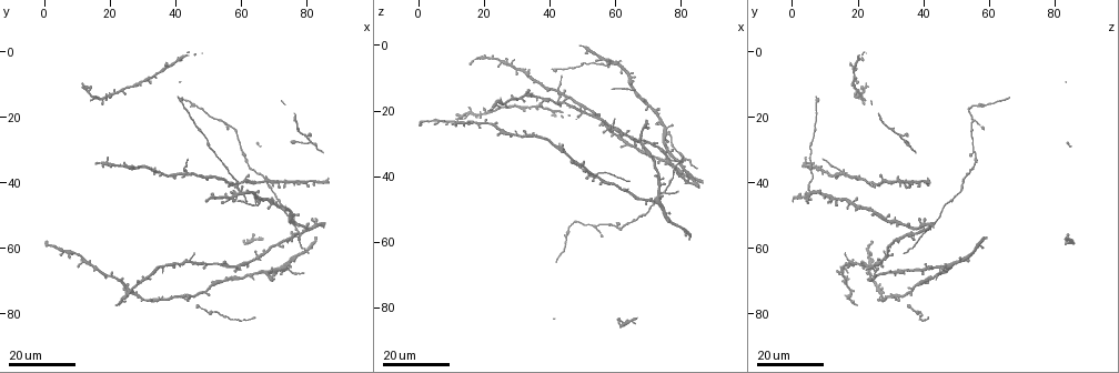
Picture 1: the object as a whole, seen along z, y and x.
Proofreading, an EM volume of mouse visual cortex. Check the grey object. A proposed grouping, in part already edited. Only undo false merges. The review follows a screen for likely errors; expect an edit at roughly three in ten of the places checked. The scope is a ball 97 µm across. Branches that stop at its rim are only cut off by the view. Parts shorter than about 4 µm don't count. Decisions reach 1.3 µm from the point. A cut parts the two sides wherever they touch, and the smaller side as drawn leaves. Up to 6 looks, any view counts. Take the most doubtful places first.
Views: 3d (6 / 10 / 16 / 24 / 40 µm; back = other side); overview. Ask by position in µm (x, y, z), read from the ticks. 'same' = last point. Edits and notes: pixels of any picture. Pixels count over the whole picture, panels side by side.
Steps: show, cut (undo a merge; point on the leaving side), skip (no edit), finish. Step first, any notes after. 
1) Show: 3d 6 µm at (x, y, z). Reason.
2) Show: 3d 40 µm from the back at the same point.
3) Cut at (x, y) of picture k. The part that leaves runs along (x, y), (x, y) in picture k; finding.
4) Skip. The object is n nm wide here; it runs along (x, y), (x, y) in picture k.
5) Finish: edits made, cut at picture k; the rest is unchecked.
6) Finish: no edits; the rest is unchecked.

Show: 3d 16 µm at (78, 58, 38). Two arms in line, one across.

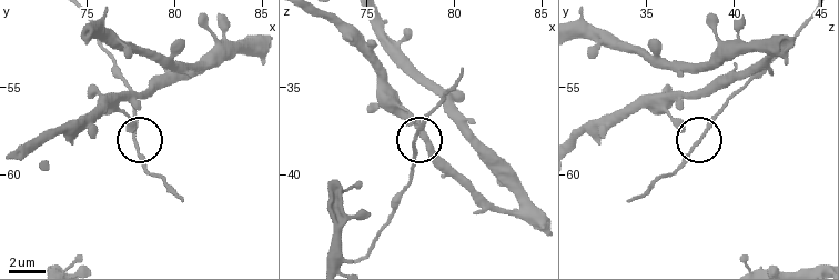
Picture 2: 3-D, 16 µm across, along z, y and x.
Show: 3d 6 µm at (77.8, 58.3, 37.9). Zoom in.

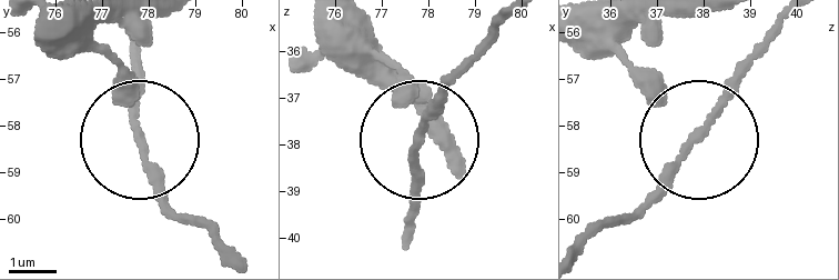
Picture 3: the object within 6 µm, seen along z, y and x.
Show: 3d 6 µm from the back at (77.85, 58.30, 37.75). From behind.

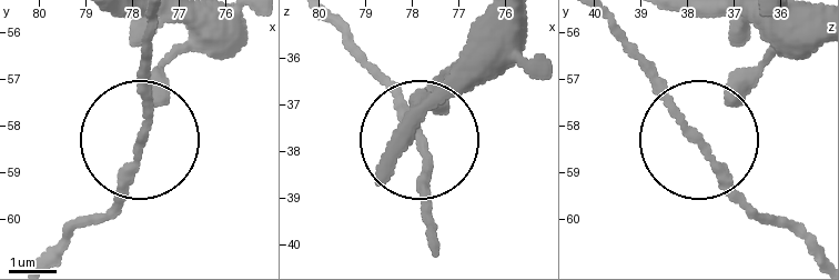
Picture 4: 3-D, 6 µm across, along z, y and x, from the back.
Skip. It runs along (177, 23), (184, 47), (132, 179), (97, 222) in picture 4; one neuron here.

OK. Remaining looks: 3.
Show: 3d 16 µm at (74, 65, 45). Small branch off a trunk.

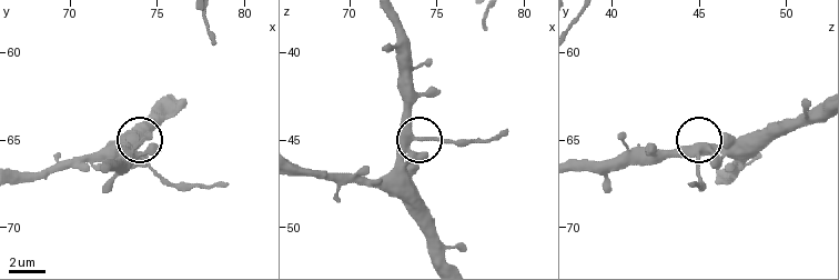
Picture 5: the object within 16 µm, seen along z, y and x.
Show: 3d 10 µm at (73.4, 65.5, 44.9).

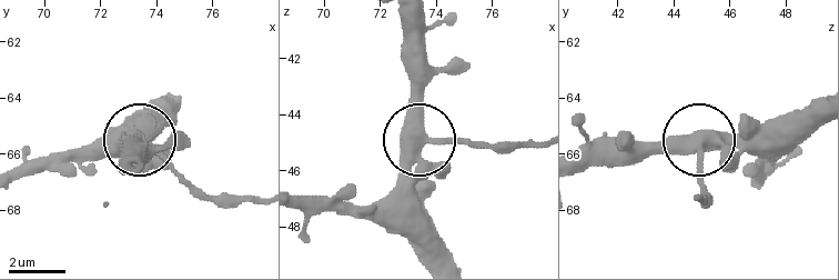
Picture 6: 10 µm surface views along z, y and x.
Show: 3d 6 µm at (73.6, 65.6, 44.9).

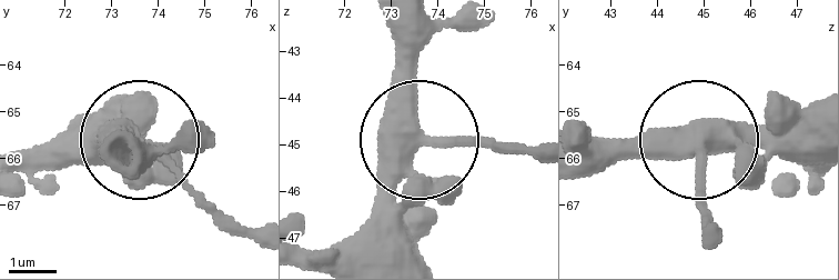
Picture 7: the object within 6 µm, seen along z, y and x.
Cut at (214, 211) of picture 7. The object is 410 nm wide here; the part that leaves runs along (161, 160), (253, 228) in picture 7; a second neuron is stuck on.

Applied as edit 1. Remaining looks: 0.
Finish: edits made, cut at picture 7; the rest is unchecked.

